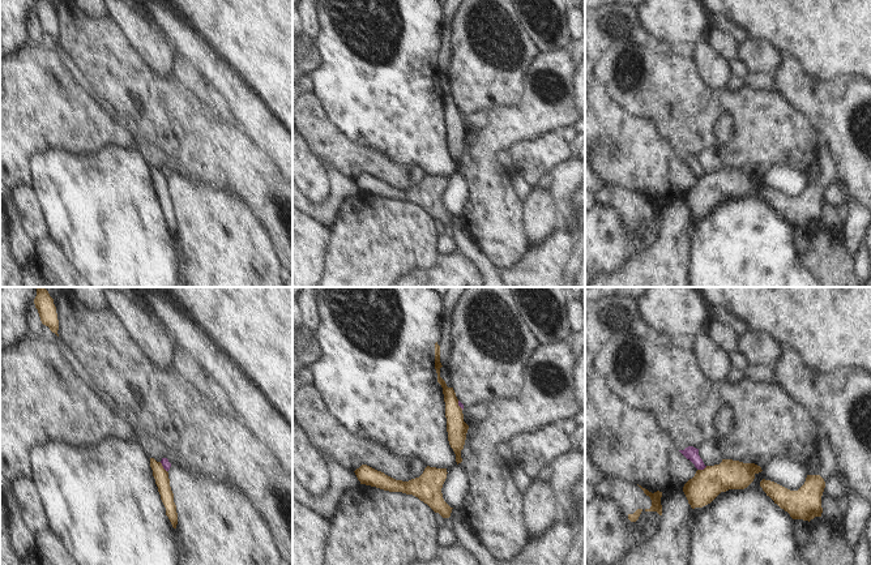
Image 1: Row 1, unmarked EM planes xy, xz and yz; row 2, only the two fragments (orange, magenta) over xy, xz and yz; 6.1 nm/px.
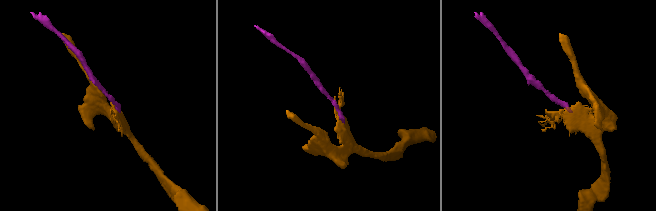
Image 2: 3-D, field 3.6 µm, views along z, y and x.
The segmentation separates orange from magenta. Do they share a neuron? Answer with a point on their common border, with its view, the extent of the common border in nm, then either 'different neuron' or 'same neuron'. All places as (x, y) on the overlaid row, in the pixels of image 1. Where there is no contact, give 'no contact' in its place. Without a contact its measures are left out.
meets orange in yz at (701, 470); contact 70 nm long; different neuron

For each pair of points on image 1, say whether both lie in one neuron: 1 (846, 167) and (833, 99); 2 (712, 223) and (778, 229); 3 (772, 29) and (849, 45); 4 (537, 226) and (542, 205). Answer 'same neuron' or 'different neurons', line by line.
1: same neuron
2: same neuron
3: same neuron
4: same neuron

